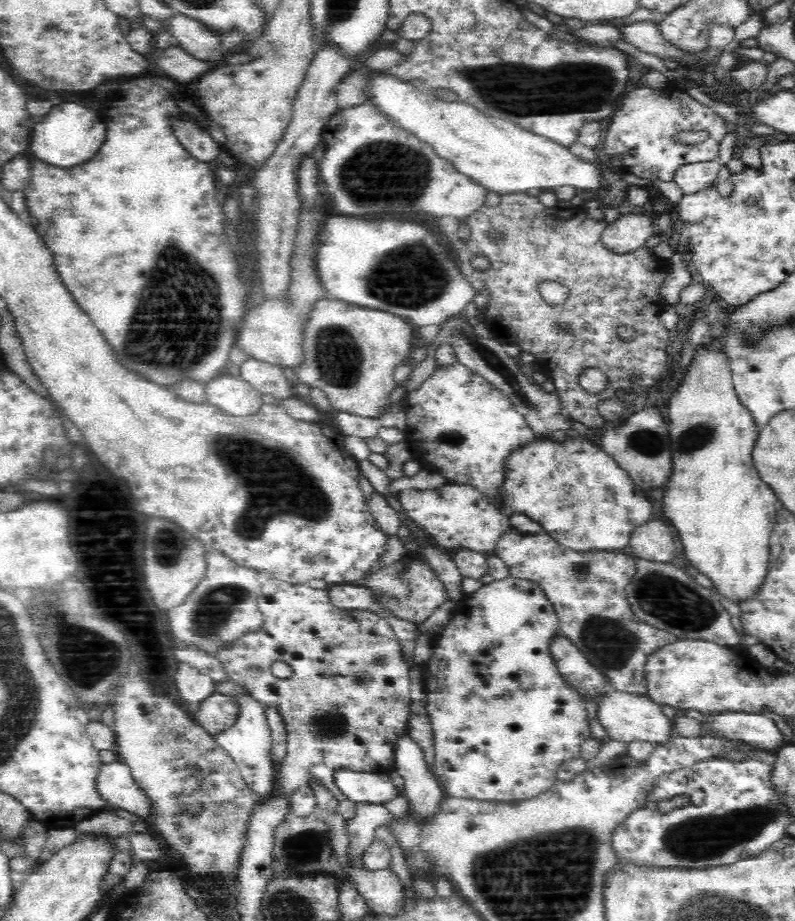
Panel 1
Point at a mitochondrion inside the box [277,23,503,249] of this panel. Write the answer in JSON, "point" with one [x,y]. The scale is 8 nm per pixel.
{"point":[386,171]}

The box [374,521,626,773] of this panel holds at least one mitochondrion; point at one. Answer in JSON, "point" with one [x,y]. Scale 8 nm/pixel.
{"point":[581,572]}

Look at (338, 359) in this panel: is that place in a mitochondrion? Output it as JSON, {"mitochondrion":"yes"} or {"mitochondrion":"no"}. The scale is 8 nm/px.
{"mitochondrion":"yes"}

